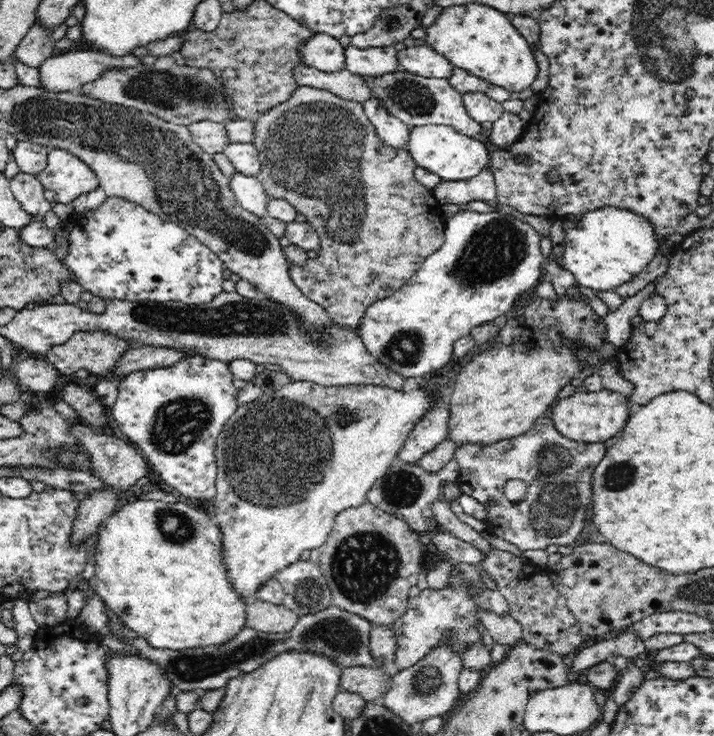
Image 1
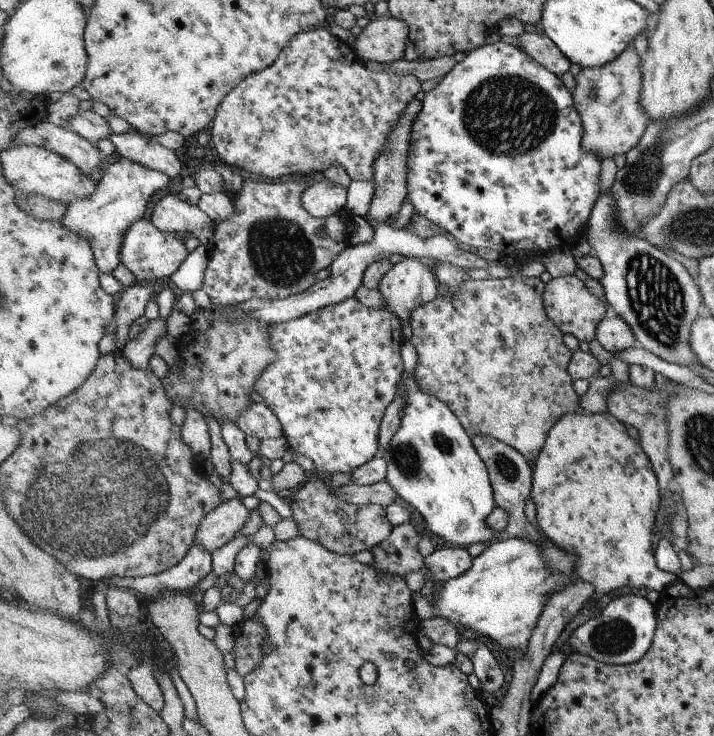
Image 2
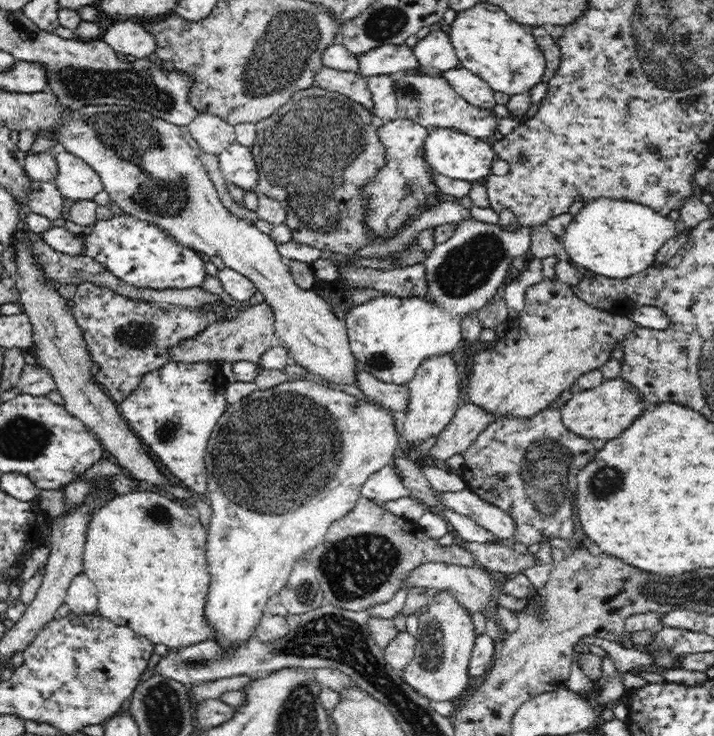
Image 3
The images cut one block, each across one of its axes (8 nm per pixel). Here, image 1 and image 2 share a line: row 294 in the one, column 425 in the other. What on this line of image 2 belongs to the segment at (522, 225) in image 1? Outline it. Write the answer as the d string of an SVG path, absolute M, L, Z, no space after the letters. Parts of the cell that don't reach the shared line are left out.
M410 375L403 380L403 388L406 394L401 423L389 446L384 450L384 454L381 454L387 464L385 481L394 488L397 496L406 500L412 508L420 512L426 521L426 526L436 536L452 542L455 546L468 548L476 542L493 540L493 543L504 538L502 532L496 531L487 522L488 516L494 512L496 507L490 471L487 469L487 463L480 458L474 441L463 423L459 421L459 417L447 403L424 392L415 375Z

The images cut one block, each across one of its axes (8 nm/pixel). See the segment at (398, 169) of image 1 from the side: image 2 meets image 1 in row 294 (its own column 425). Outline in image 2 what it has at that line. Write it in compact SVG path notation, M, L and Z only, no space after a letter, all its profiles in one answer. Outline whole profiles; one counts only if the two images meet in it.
M518 274L503 279L468 279L456 295L439 295L435 300L431 300L424 306L418 306L416 310L412 310L410 313L410 329L412 329L410 341L417 350L418 356L413 374L417 378L420 388L447 403L459 417L459 421L463 423L472 440L476 435L488 435L497 438L504 444L519 450L520 454L523 454L527 460L536 460L538 458L539 453L546 444L547 434L555 426L555 421L558 421L563 414L582 411L582 406L579 404L579 396L572 388L574 379L567 370L574 352L568 349L564 341L562 341L564 332L547 315L546 307L543 305L543 294L545 292L546 286L540 277L528 277Z

